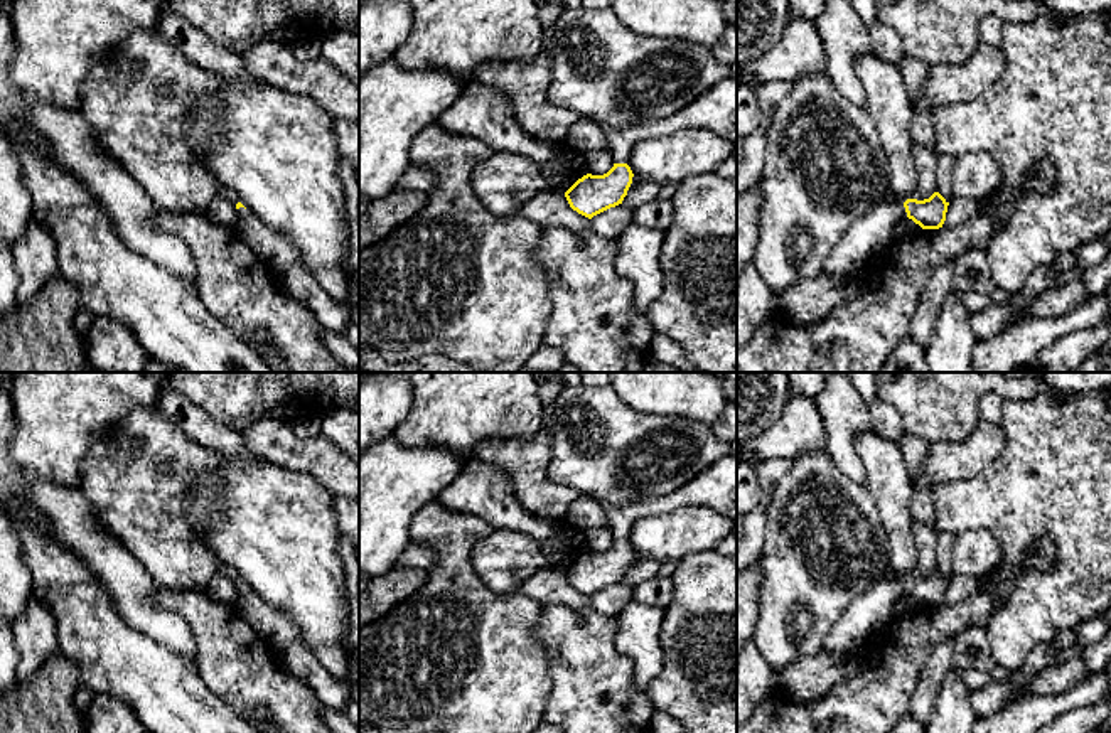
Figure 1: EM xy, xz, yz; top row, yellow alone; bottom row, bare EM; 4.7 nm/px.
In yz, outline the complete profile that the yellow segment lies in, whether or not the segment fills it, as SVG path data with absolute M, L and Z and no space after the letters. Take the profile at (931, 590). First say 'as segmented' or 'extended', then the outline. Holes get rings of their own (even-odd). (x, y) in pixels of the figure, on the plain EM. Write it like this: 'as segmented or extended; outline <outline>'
extended; outline M934 570L929 576L907 576L902 580L875 580L856 595L833 625L824 647L845 654L863 647L892 618L895 602L905 593L922 607L939 607L946 598L949 580Z

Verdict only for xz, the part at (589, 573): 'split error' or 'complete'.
split error

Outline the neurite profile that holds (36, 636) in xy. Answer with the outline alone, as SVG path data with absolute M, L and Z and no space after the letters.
M32 593L25 612L13 623L13 637L20 654L17 681L29 681L40 666L59 650L54 617L42 598Z

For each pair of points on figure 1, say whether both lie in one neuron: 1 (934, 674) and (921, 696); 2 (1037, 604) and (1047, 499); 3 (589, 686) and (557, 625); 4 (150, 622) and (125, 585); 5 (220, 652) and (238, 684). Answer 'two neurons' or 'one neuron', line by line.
1: one neuron
2: one neuron
3: one neuron
4: one neuron
5: one neuron

